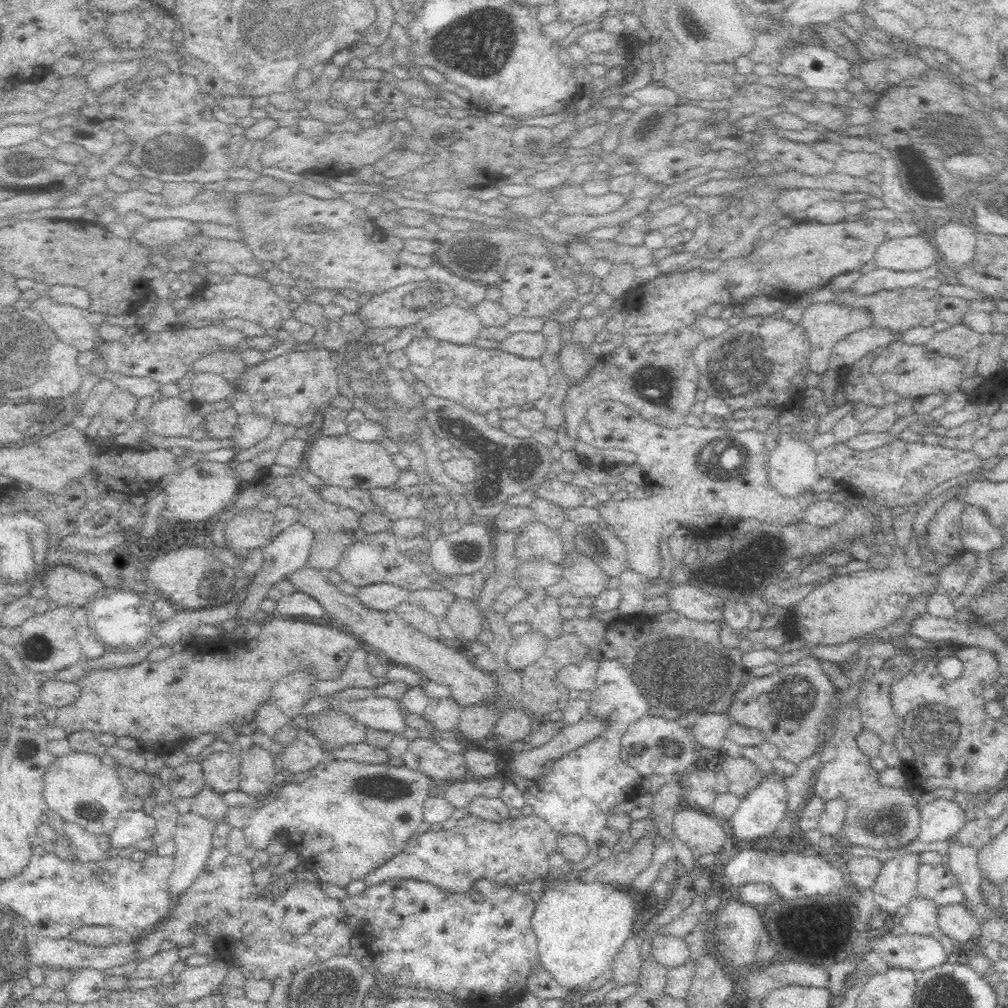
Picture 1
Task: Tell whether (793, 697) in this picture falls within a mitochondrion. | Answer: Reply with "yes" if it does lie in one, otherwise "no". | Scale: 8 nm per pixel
yes

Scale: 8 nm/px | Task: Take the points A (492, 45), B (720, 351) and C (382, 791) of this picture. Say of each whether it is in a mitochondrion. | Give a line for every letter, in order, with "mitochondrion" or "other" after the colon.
A: mitochondrion
B: mitochondrion
C: mitochondrion

